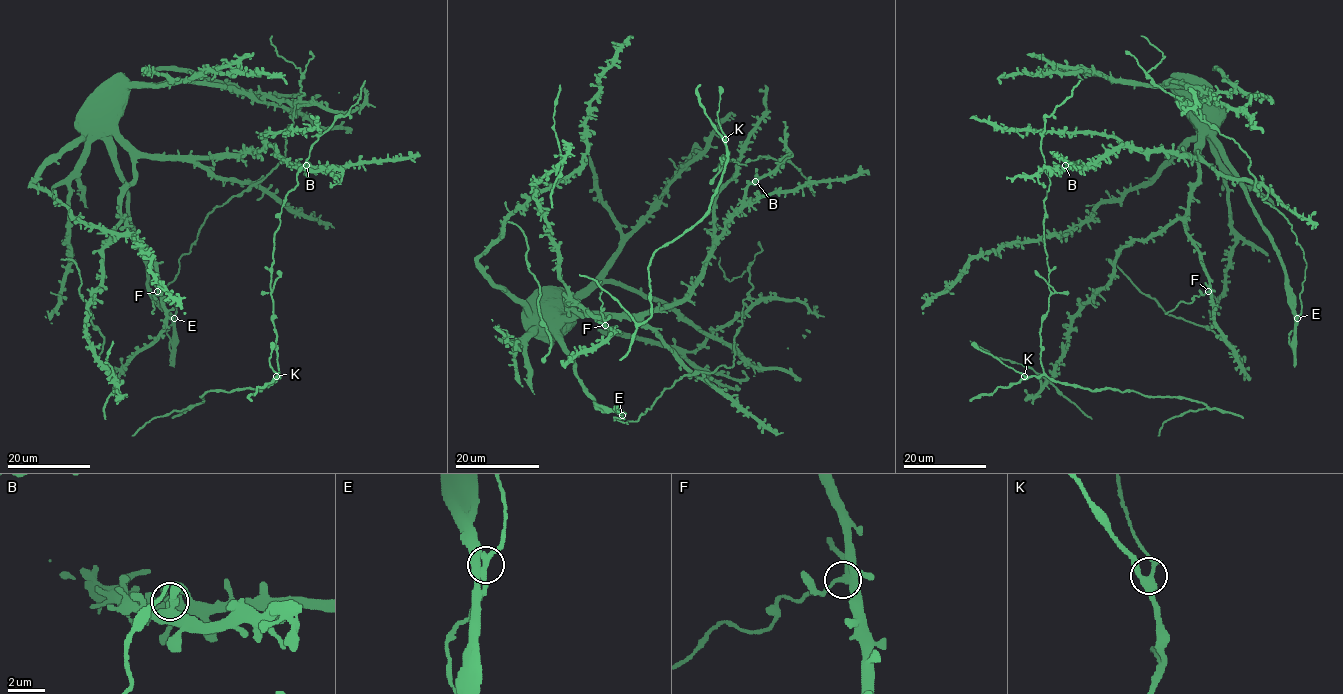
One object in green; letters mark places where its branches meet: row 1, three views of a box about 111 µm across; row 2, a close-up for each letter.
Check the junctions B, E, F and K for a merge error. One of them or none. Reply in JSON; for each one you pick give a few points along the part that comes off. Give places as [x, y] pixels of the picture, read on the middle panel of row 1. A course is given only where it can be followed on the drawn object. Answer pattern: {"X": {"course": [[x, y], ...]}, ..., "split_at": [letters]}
{"F": {"course": [[604, 325], [599, 297], [601, 281]]}, "split_at": ["F"]}

